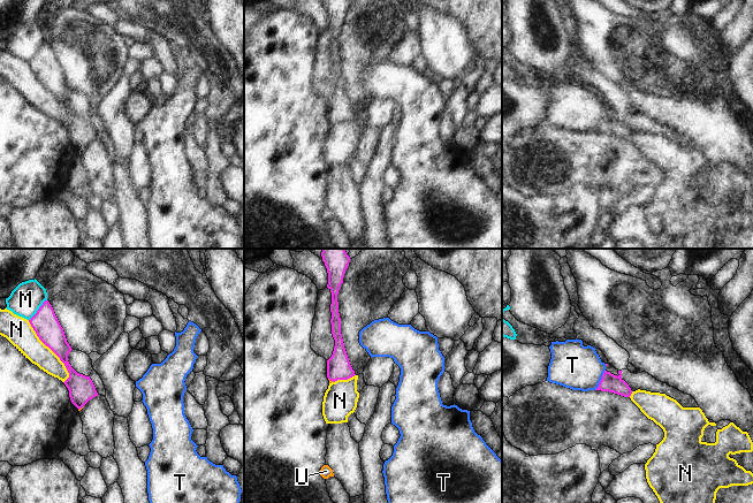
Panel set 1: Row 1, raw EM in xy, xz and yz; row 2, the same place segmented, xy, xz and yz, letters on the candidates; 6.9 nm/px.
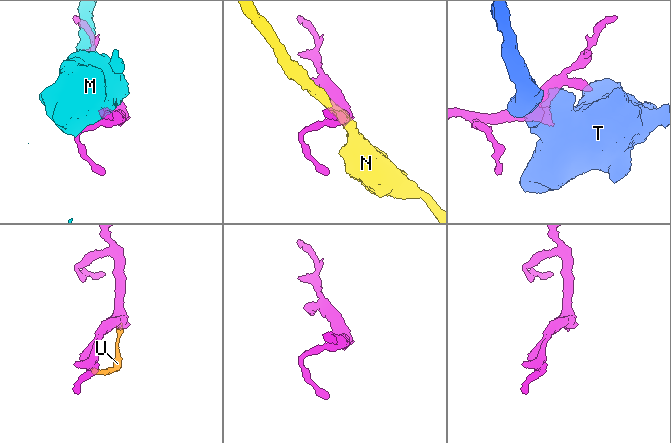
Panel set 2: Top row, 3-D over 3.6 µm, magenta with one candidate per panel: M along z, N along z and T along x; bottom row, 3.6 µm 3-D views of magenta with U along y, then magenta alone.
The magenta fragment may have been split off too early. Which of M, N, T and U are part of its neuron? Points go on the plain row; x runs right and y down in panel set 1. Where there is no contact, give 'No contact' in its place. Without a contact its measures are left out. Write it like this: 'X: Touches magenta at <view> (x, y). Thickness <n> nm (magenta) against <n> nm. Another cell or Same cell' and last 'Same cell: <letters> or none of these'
M: Touches magenta at xy (38, 52). Thickness 180 nm (magenta) against 220 nm. Another cell
N: Touches magenta at xy (52, 92). Thickness 180 nm (magenta) against 180 nm. Another cell
T: Touches magenta at yz (601, 122). Thickness 130 nm (magenta) against 320 nm. Another cell
U: Touches magenta at xz (331, 122). Thickness 170 nm (magenta) against 20 nm. Same cell
Same cell: U.

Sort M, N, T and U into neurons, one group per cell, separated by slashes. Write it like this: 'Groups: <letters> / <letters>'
Groups: M / N / T / U.

